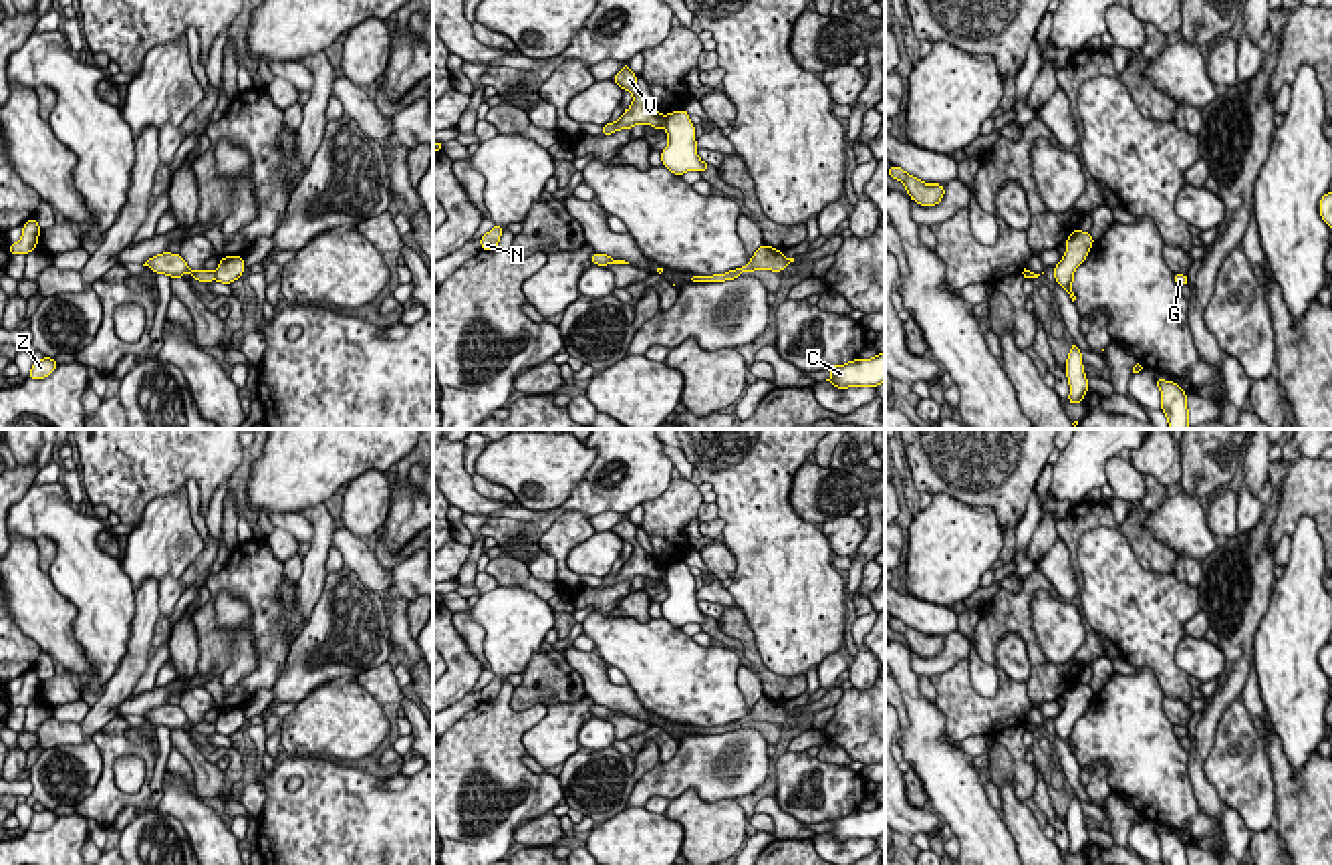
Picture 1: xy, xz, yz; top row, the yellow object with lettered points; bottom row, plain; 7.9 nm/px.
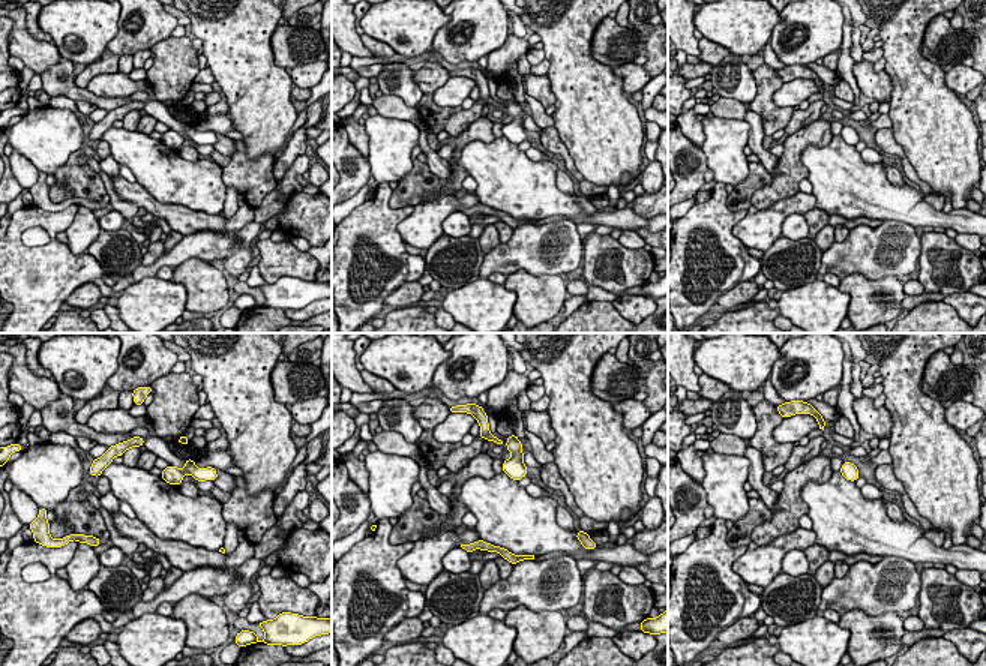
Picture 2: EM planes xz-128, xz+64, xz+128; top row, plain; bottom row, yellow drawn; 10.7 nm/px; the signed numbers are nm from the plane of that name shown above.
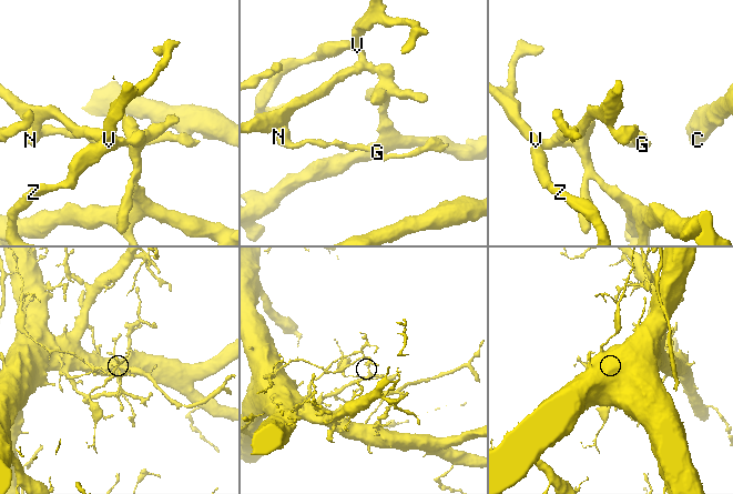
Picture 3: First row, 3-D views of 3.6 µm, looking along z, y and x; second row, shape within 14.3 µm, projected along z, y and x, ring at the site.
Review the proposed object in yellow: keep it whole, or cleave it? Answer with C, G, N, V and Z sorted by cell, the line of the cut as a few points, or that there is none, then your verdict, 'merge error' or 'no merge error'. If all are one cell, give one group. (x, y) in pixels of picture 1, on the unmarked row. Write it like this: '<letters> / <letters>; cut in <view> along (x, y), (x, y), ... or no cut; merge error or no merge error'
C / G N V Z; cut in xz along (663, 567), (666, 577); merge error

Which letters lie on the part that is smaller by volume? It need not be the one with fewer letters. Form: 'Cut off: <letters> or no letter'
Cut off: G, N, V, Z

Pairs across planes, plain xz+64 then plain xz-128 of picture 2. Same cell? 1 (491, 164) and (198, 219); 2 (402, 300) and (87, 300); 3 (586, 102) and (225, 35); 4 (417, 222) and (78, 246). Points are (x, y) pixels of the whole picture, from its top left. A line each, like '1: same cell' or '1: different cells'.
1: different cells
2: same cell
3: same cell
4: same cell

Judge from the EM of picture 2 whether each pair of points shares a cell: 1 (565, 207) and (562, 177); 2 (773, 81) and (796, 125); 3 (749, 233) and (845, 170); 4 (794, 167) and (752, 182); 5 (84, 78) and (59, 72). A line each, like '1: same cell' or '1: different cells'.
1: different cells
2: different cells
3: different cells
4: different cells
5: different cells

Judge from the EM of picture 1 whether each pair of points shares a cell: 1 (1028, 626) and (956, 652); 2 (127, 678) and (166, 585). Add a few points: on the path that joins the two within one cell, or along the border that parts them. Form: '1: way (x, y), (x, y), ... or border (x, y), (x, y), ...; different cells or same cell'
1: border (968, 638), (972, 646); different cells
2: border (156, 581), (162, 613); different cells

